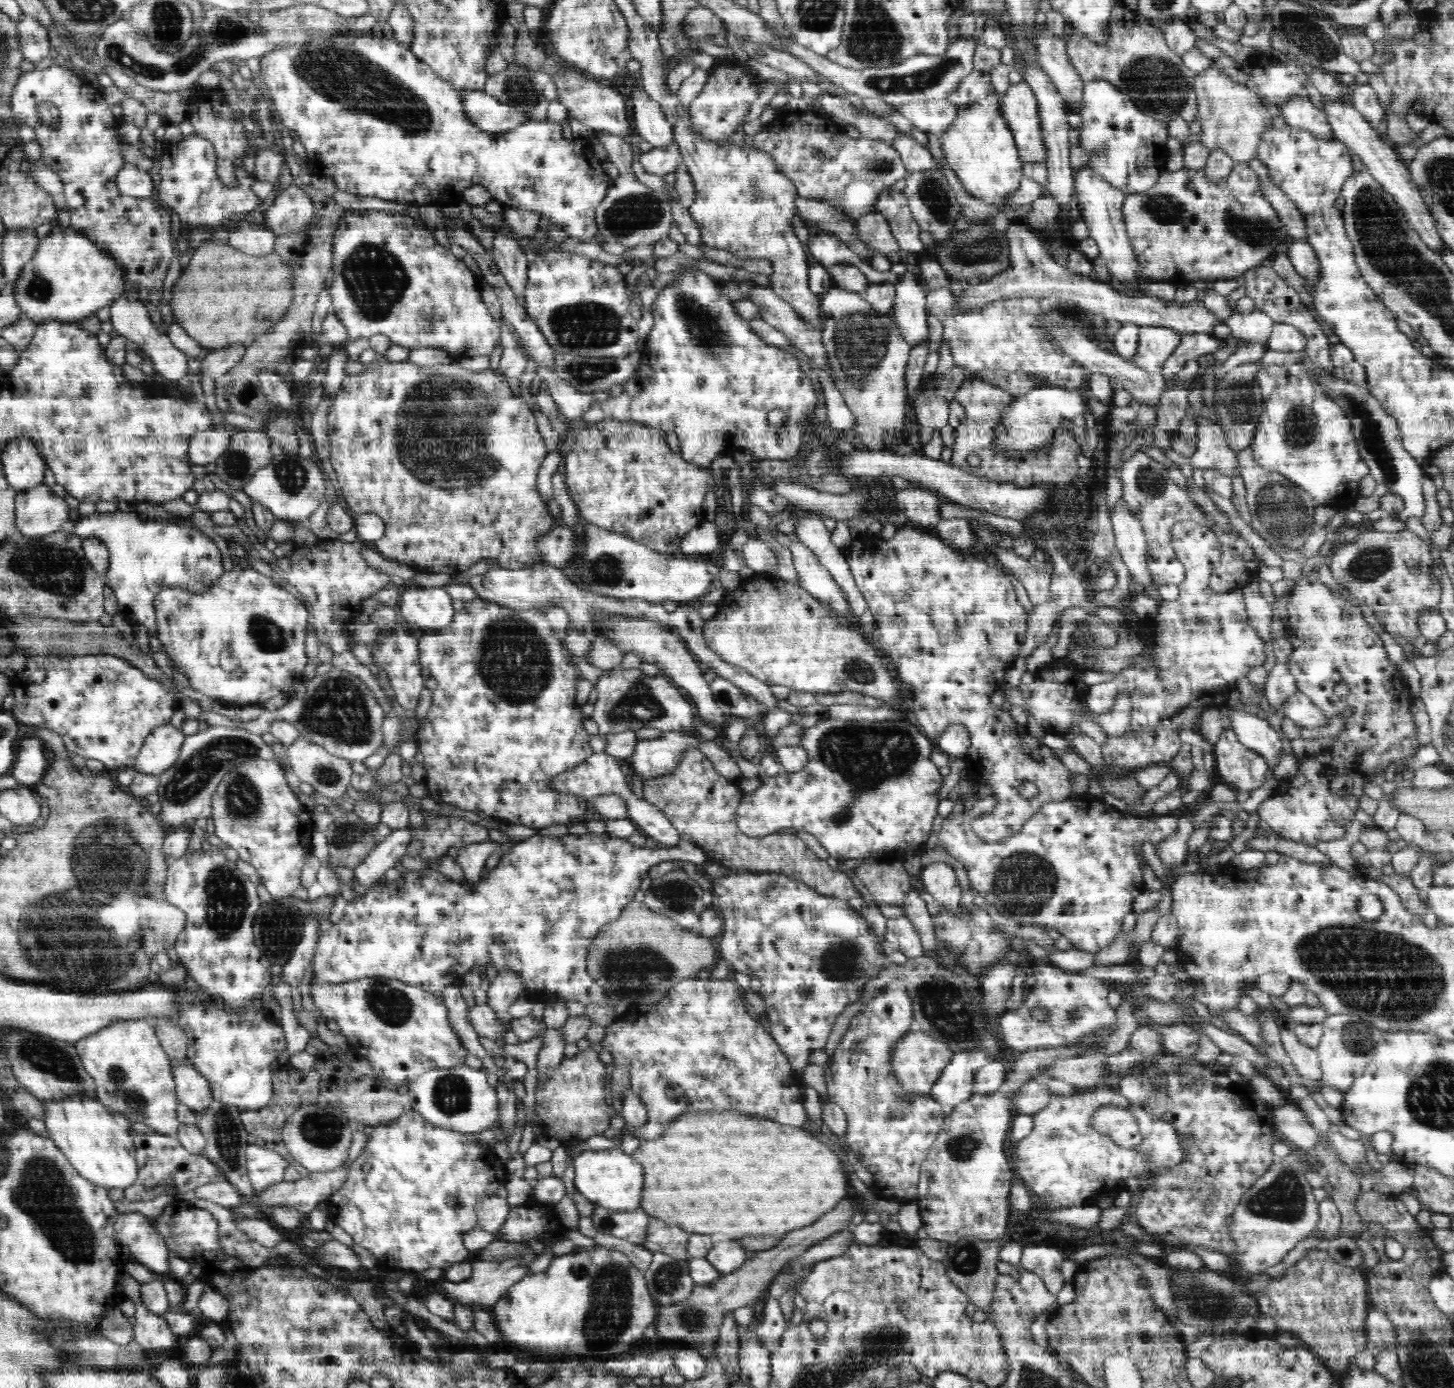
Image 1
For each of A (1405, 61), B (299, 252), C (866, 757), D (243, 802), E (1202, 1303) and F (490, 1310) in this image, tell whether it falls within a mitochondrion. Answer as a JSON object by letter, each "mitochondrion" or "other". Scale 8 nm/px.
{"A":"other","B":"other","C":"mitochondrion","D":"mitochondrion","E":"mitochondrion","F":"other"}

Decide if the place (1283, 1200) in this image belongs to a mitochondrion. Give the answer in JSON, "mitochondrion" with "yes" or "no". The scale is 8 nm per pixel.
{"mitochondrion":"yes"}

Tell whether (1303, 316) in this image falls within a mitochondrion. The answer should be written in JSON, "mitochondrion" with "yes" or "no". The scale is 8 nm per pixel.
{"mitochondrion":"no"}

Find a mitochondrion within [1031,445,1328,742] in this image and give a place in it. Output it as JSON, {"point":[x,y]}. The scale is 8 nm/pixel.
{"point":[1280,509]}

